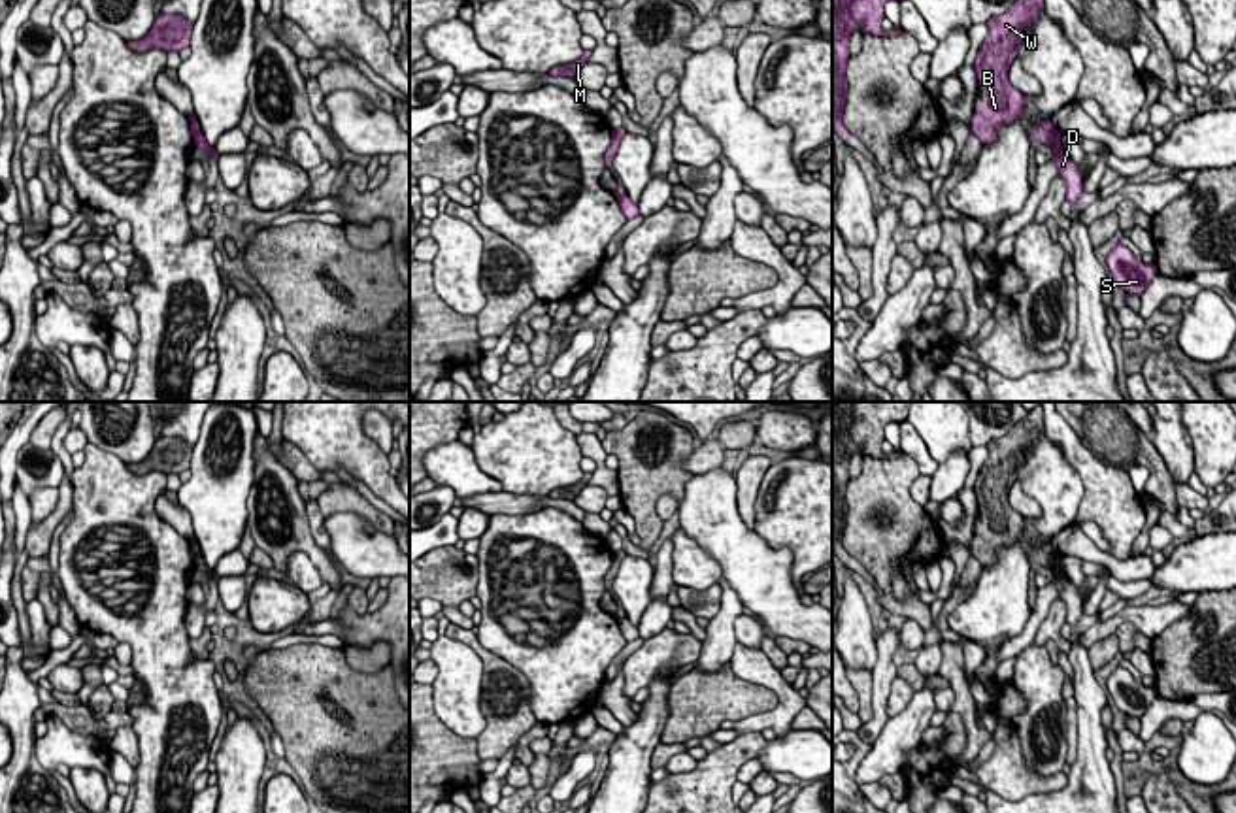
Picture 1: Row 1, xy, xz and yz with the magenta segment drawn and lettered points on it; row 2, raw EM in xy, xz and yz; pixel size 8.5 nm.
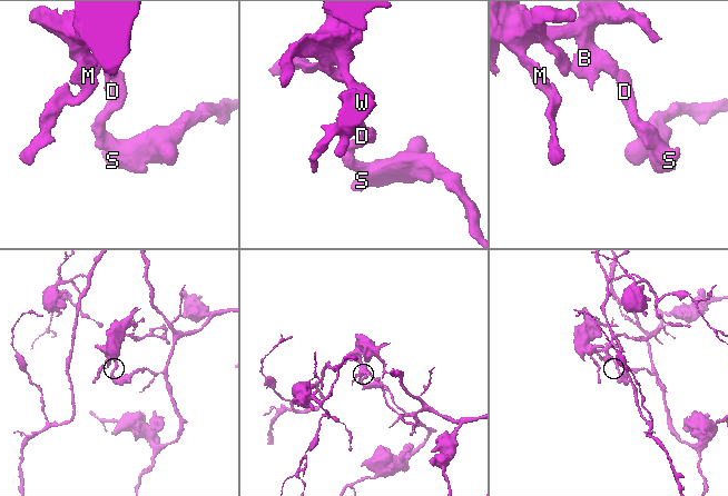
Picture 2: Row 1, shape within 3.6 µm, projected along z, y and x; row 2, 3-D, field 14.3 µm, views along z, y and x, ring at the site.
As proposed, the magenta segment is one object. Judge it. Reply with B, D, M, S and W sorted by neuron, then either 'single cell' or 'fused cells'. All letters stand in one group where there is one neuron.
groups B M W / D S; fused cells

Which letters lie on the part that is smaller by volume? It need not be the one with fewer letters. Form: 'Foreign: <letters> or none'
Foreign: B, M, W

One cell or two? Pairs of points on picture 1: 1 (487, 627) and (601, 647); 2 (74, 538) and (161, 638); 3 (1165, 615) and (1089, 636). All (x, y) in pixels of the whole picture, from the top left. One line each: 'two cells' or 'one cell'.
1: one cell
2: one cell
3: one cell

